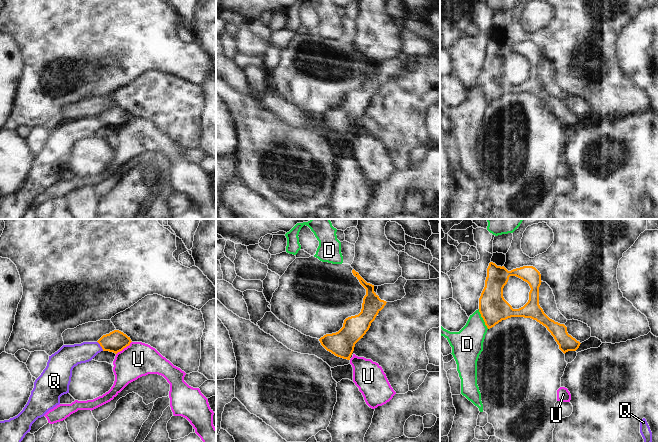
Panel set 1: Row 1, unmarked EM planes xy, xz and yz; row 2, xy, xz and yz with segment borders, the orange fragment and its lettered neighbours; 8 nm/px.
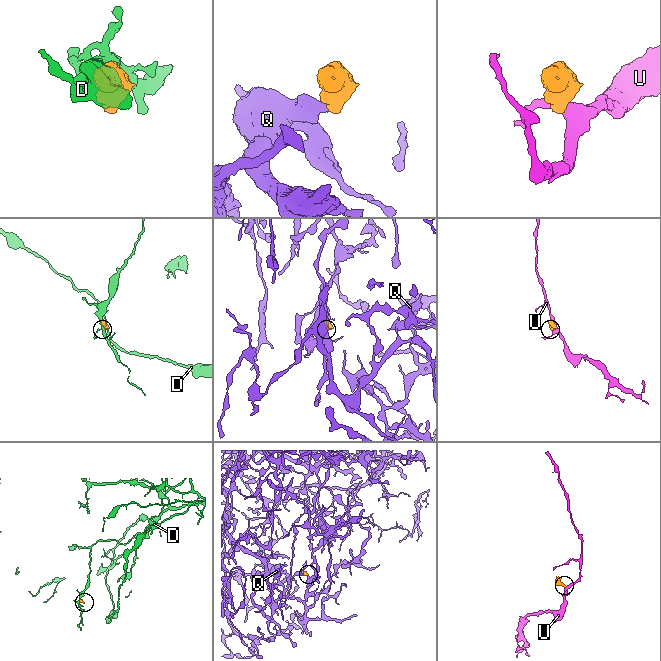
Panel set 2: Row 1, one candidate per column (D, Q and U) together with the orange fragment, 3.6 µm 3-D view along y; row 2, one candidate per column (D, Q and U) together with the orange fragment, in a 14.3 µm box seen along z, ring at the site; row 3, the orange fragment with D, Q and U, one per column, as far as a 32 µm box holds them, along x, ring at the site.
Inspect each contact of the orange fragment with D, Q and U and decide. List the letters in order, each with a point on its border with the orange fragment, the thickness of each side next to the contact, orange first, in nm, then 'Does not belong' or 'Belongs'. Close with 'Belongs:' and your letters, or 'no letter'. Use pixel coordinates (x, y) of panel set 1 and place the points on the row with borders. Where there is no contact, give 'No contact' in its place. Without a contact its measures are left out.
D: Touches orange at yz (483, 319). Thickness 220 nm (orange) against 260 nm. Does not belong
Q: Touches orange at xy (100, 345). Thickness 170 nm (orange) against 180 nm. Belongs
U: Touches orange at xy (124, 347). Thickness 170 nm (orange) against 280 nm. Does not belong
Belongs: Q.

